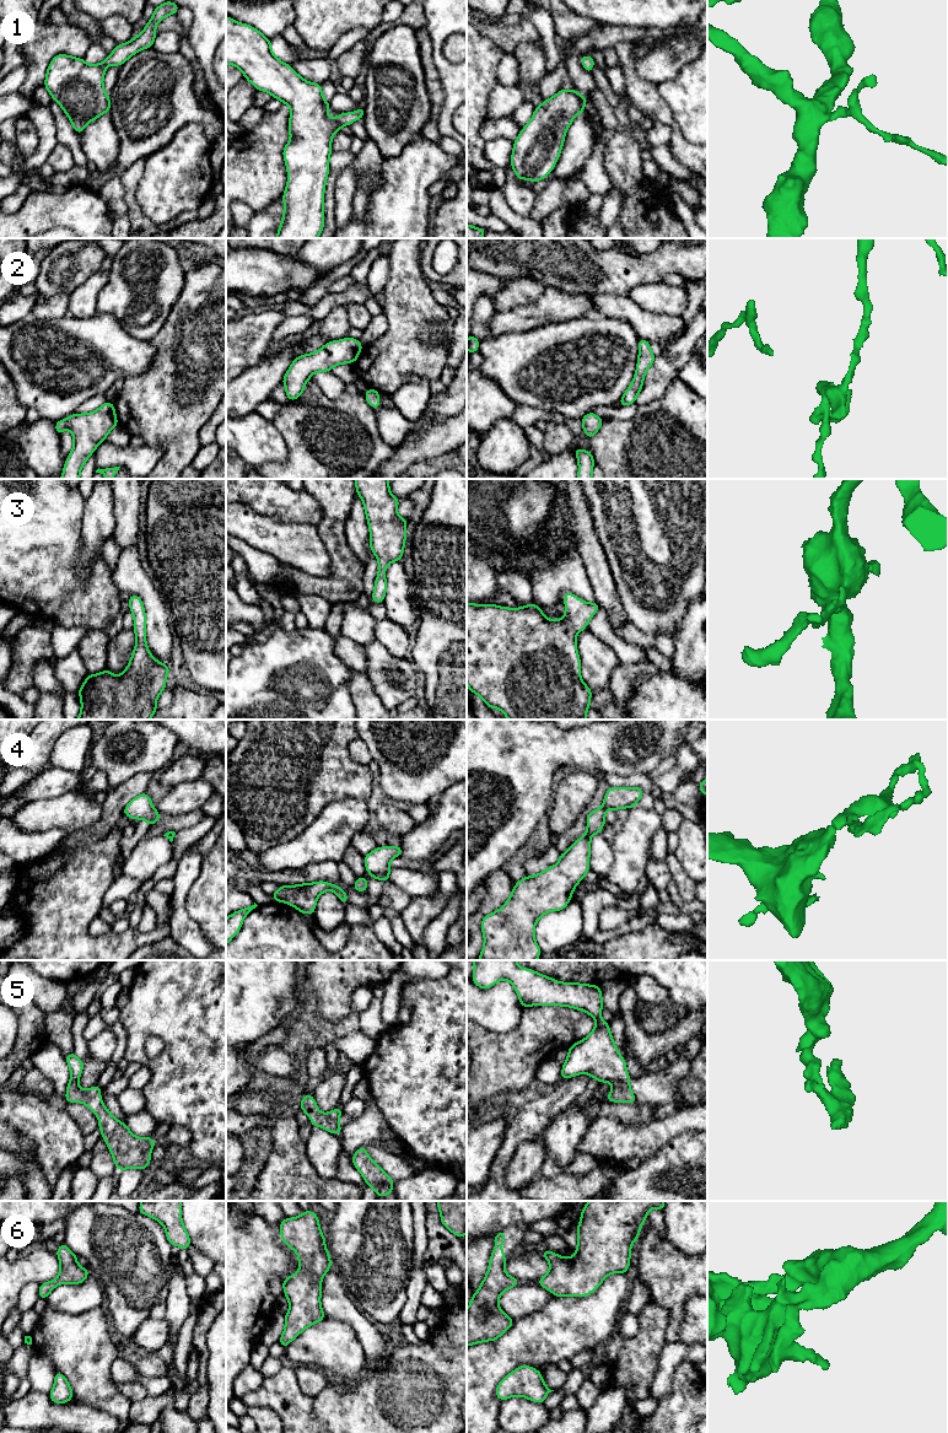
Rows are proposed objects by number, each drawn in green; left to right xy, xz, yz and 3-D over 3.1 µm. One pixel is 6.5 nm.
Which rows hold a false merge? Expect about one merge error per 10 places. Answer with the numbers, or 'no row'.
no row

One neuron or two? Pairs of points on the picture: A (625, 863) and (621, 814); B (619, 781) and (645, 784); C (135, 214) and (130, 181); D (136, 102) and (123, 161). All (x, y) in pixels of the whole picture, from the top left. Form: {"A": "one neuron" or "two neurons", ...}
{"A": "two neurons", "B": "one neuron", "C": "one neuron", "D": "one neuron"}

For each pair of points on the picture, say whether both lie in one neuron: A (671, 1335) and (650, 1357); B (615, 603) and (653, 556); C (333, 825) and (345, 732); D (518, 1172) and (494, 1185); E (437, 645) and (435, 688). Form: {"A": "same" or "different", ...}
{"A": "different", "B": "different", "C": "different", "D": "different", "E": "same"}

